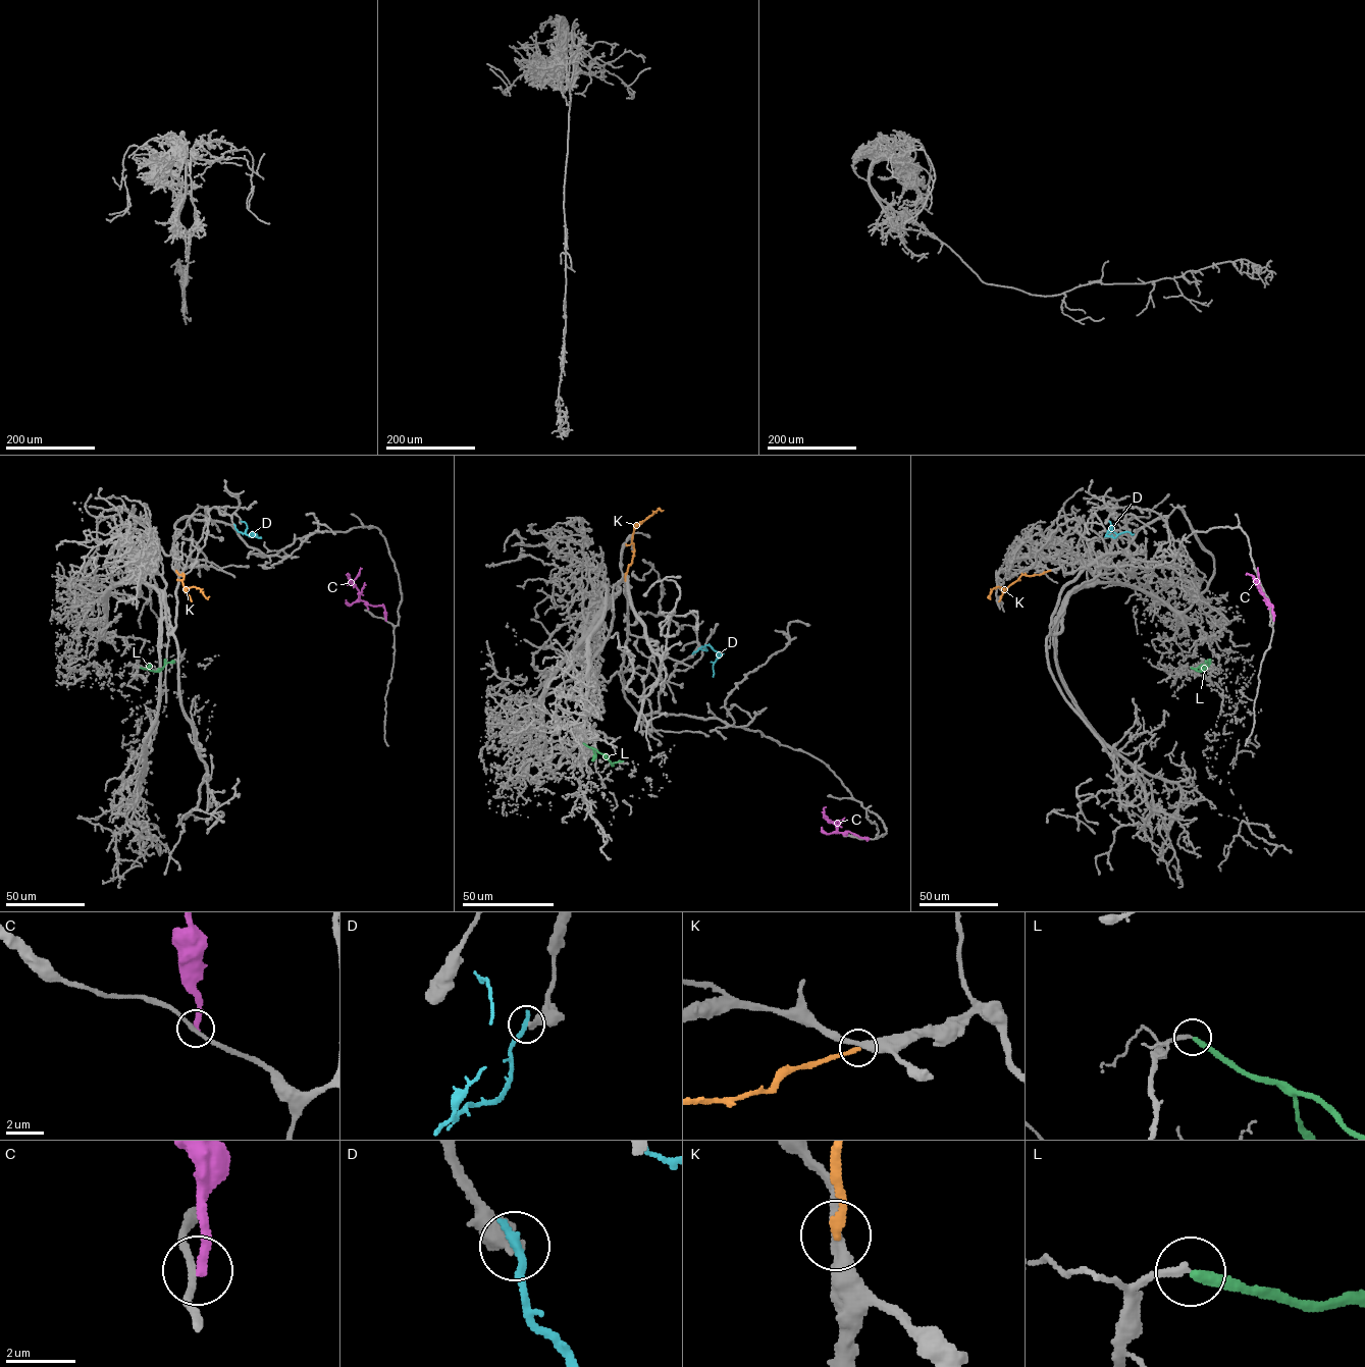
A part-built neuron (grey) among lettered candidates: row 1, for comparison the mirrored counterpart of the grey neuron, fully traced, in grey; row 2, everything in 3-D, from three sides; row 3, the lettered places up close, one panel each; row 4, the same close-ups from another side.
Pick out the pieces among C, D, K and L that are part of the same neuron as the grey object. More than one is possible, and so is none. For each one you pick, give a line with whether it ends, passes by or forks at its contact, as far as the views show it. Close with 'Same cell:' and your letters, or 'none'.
Same cell: none

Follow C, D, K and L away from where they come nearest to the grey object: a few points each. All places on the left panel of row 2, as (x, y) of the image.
C: (385, 620), (383, 606), (366, 605), (359, 599), (359, 591), (350, 575)
D: (234, 525), (239, 531), (258, 537), (252, 534)
K: (176, 570), (184, 575), (185, 589), (199, 588), (205, 596), (209, 596)
L: (140, 667), (158, 671), (167, 663), (174, 662)

